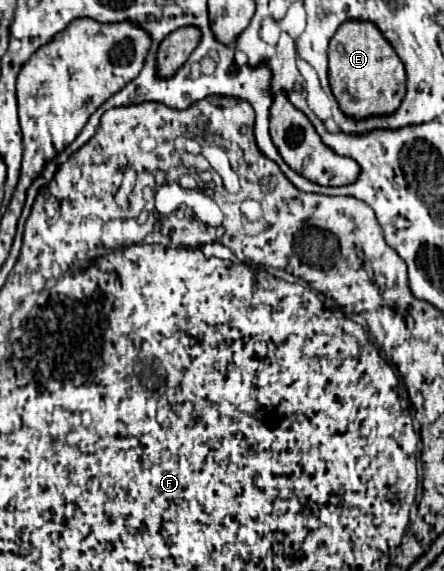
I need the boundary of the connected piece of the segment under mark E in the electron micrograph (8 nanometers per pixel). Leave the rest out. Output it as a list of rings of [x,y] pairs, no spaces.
[[[347,20],[329,42],[329,84],[345,116],[363,120],[393,114],[405,96],[405,68],[377,26]]]

